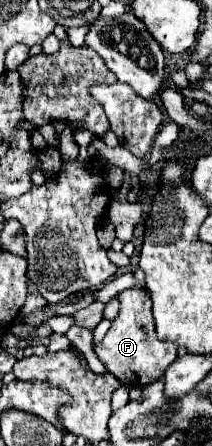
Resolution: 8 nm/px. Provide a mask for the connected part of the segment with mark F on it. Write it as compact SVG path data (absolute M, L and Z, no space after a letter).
M133 285L131 289L117 295L121 309L115 317L107 335L95 345L95 353L109 373L117 375L127 387L145 387L145 383L153 383L153 379L163 377L165 367L177 359L177 345L159 341L155 335L155 321L151 313L151 299L141 285Z

